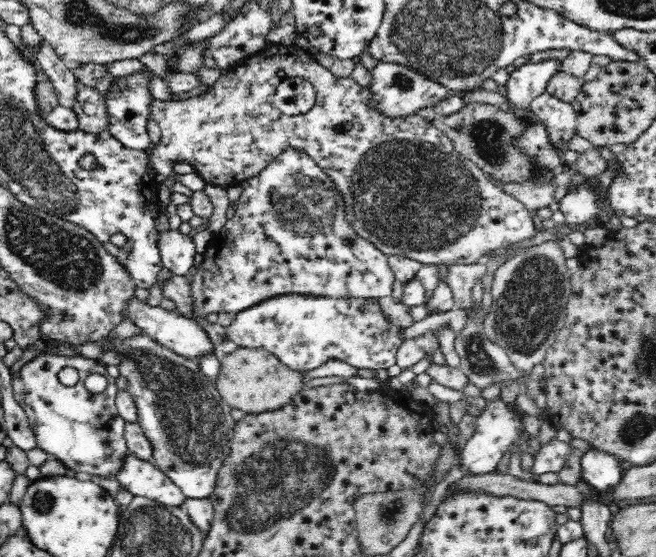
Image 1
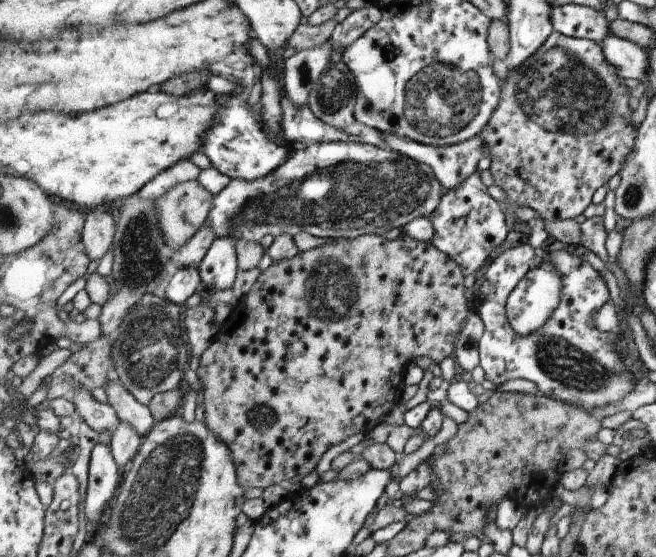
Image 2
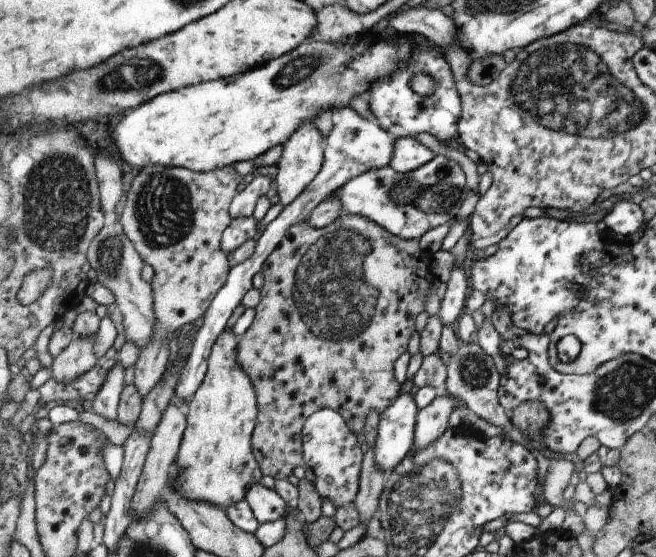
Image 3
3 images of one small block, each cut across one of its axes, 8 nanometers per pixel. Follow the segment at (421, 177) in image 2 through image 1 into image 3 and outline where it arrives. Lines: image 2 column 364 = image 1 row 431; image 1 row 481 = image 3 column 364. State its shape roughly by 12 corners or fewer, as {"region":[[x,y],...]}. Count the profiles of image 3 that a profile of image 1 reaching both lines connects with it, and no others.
{"region":[[438,154],[348,180],[344,214],[419,240],[456,220],[469,187]]}

